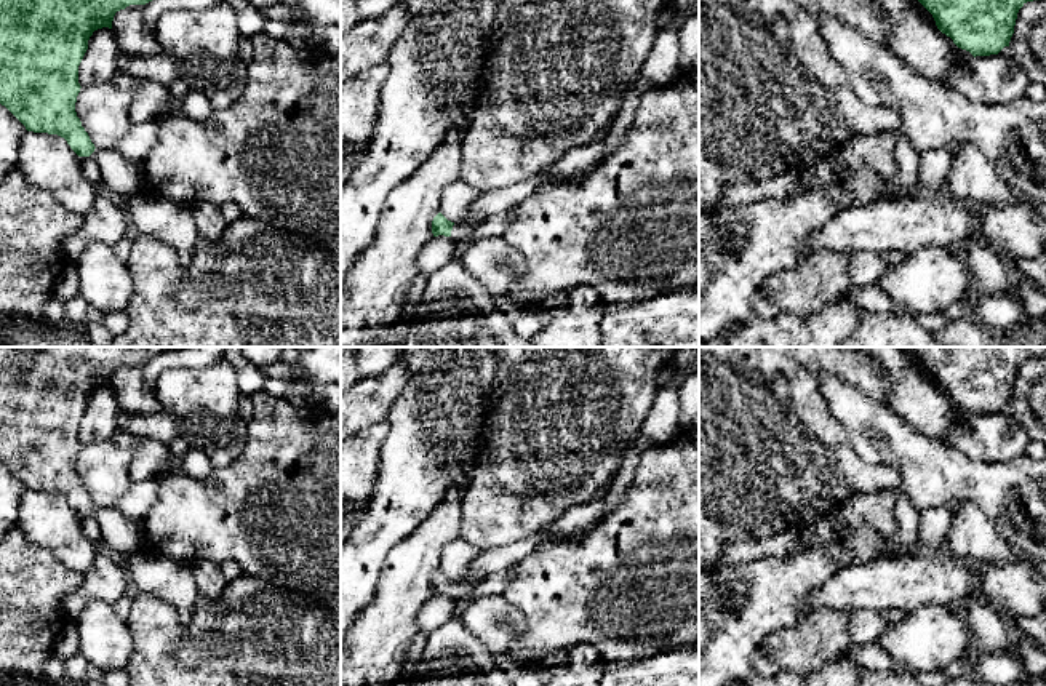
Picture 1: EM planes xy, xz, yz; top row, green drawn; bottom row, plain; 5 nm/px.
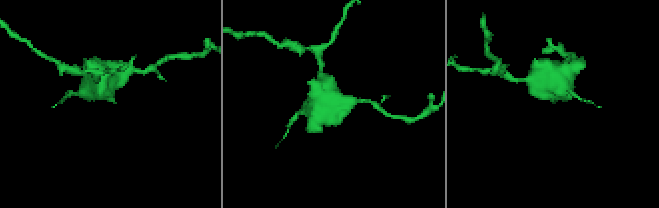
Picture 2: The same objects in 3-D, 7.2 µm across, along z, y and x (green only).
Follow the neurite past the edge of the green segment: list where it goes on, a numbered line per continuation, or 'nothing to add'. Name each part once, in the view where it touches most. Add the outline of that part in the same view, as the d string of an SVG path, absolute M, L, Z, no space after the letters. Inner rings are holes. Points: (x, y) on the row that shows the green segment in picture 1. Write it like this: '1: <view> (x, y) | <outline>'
1: xz (463, 231) | M472 214L462 217L459 222L453 225L451 240L454 243L470 241L472 235L475 233L477 227L486 219L483 214Z

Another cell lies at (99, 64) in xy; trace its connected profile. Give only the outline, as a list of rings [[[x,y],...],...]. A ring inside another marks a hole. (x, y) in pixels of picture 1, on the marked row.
[[[102,27],[93,32],[88,40],[88,50],[78,66],[80,86],[107,83],[118,70],[118,43],[112,29]]]

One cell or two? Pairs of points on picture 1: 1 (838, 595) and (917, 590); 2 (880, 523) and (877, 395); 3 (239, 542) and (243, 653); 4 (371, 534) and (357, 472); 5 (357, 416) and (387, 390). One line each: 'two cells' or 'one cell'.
1: one cell
2: two cells
3: two cells
4: two cells
5: one cell

